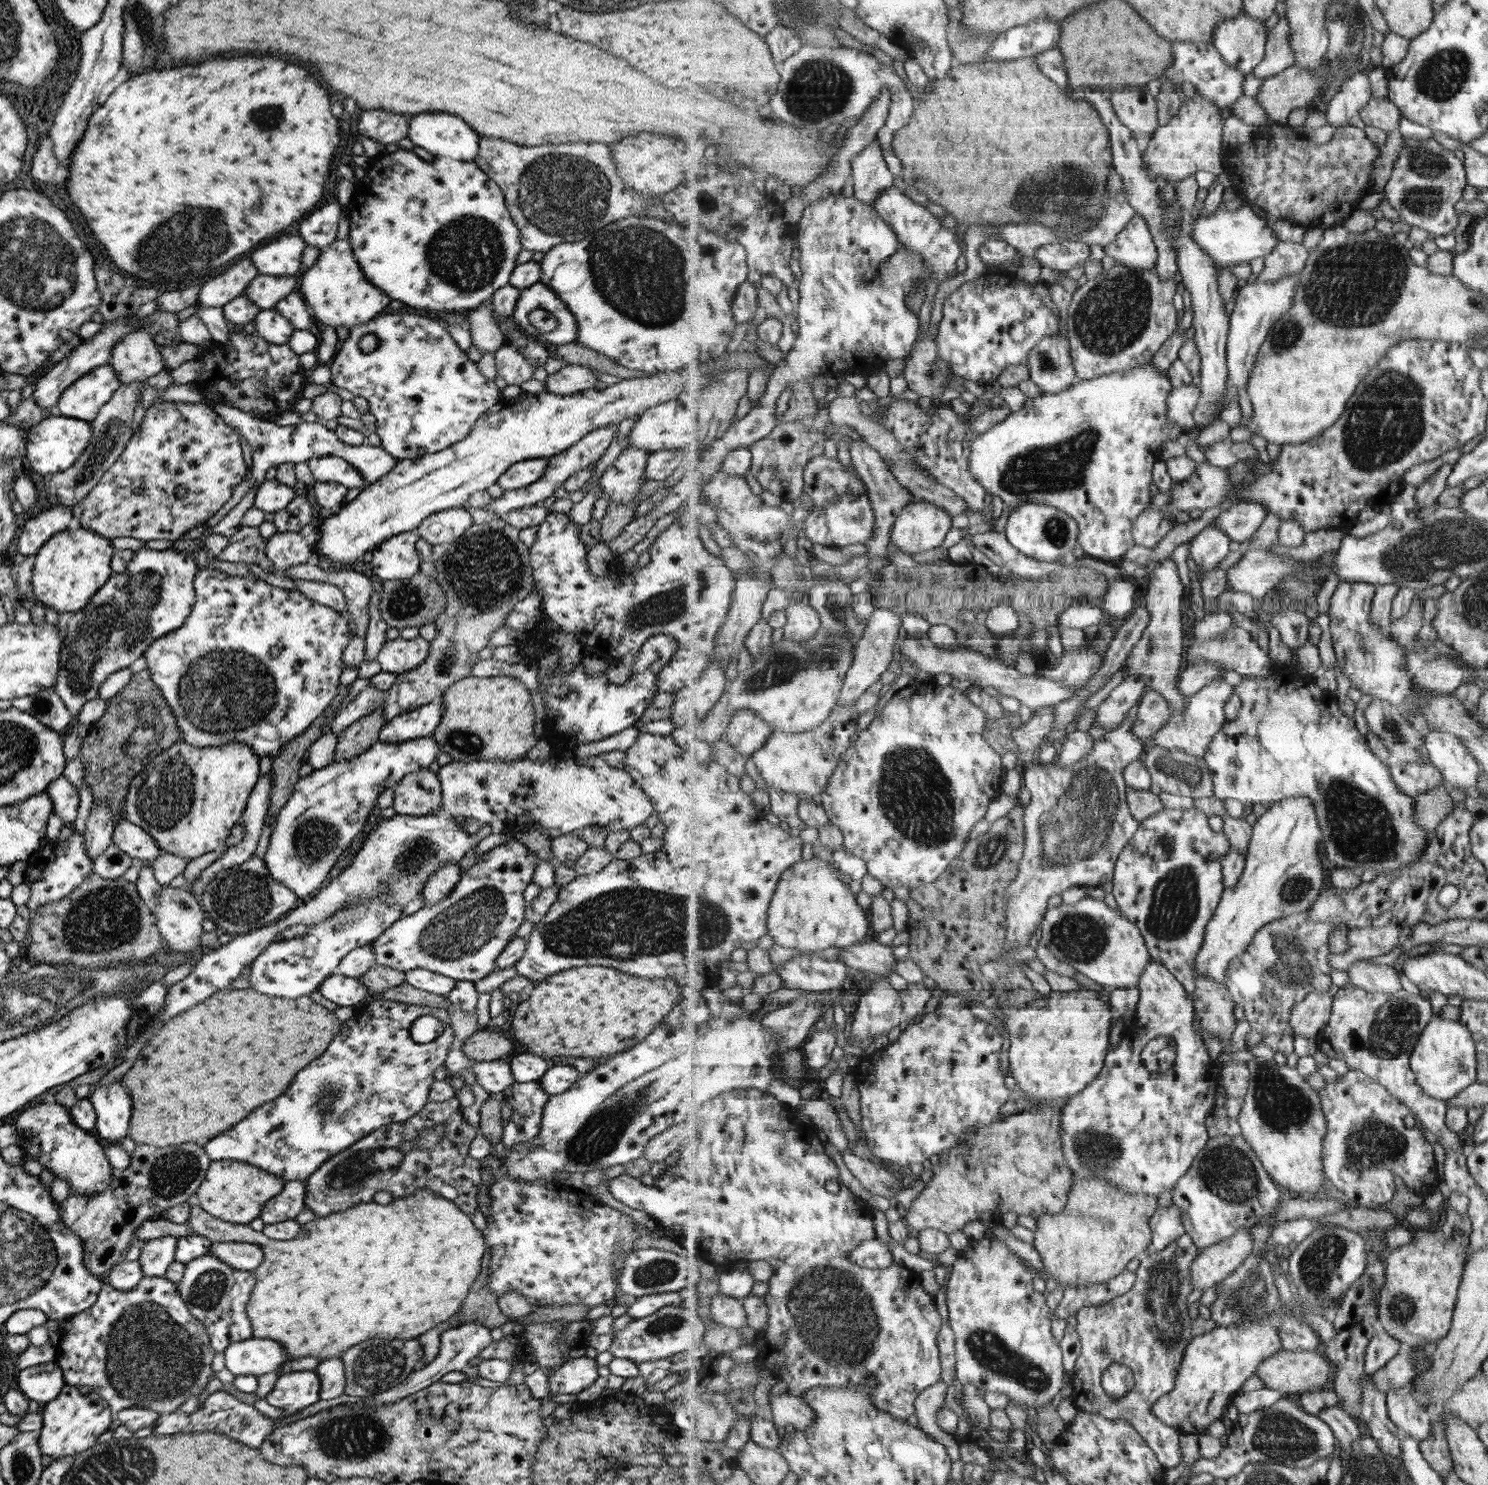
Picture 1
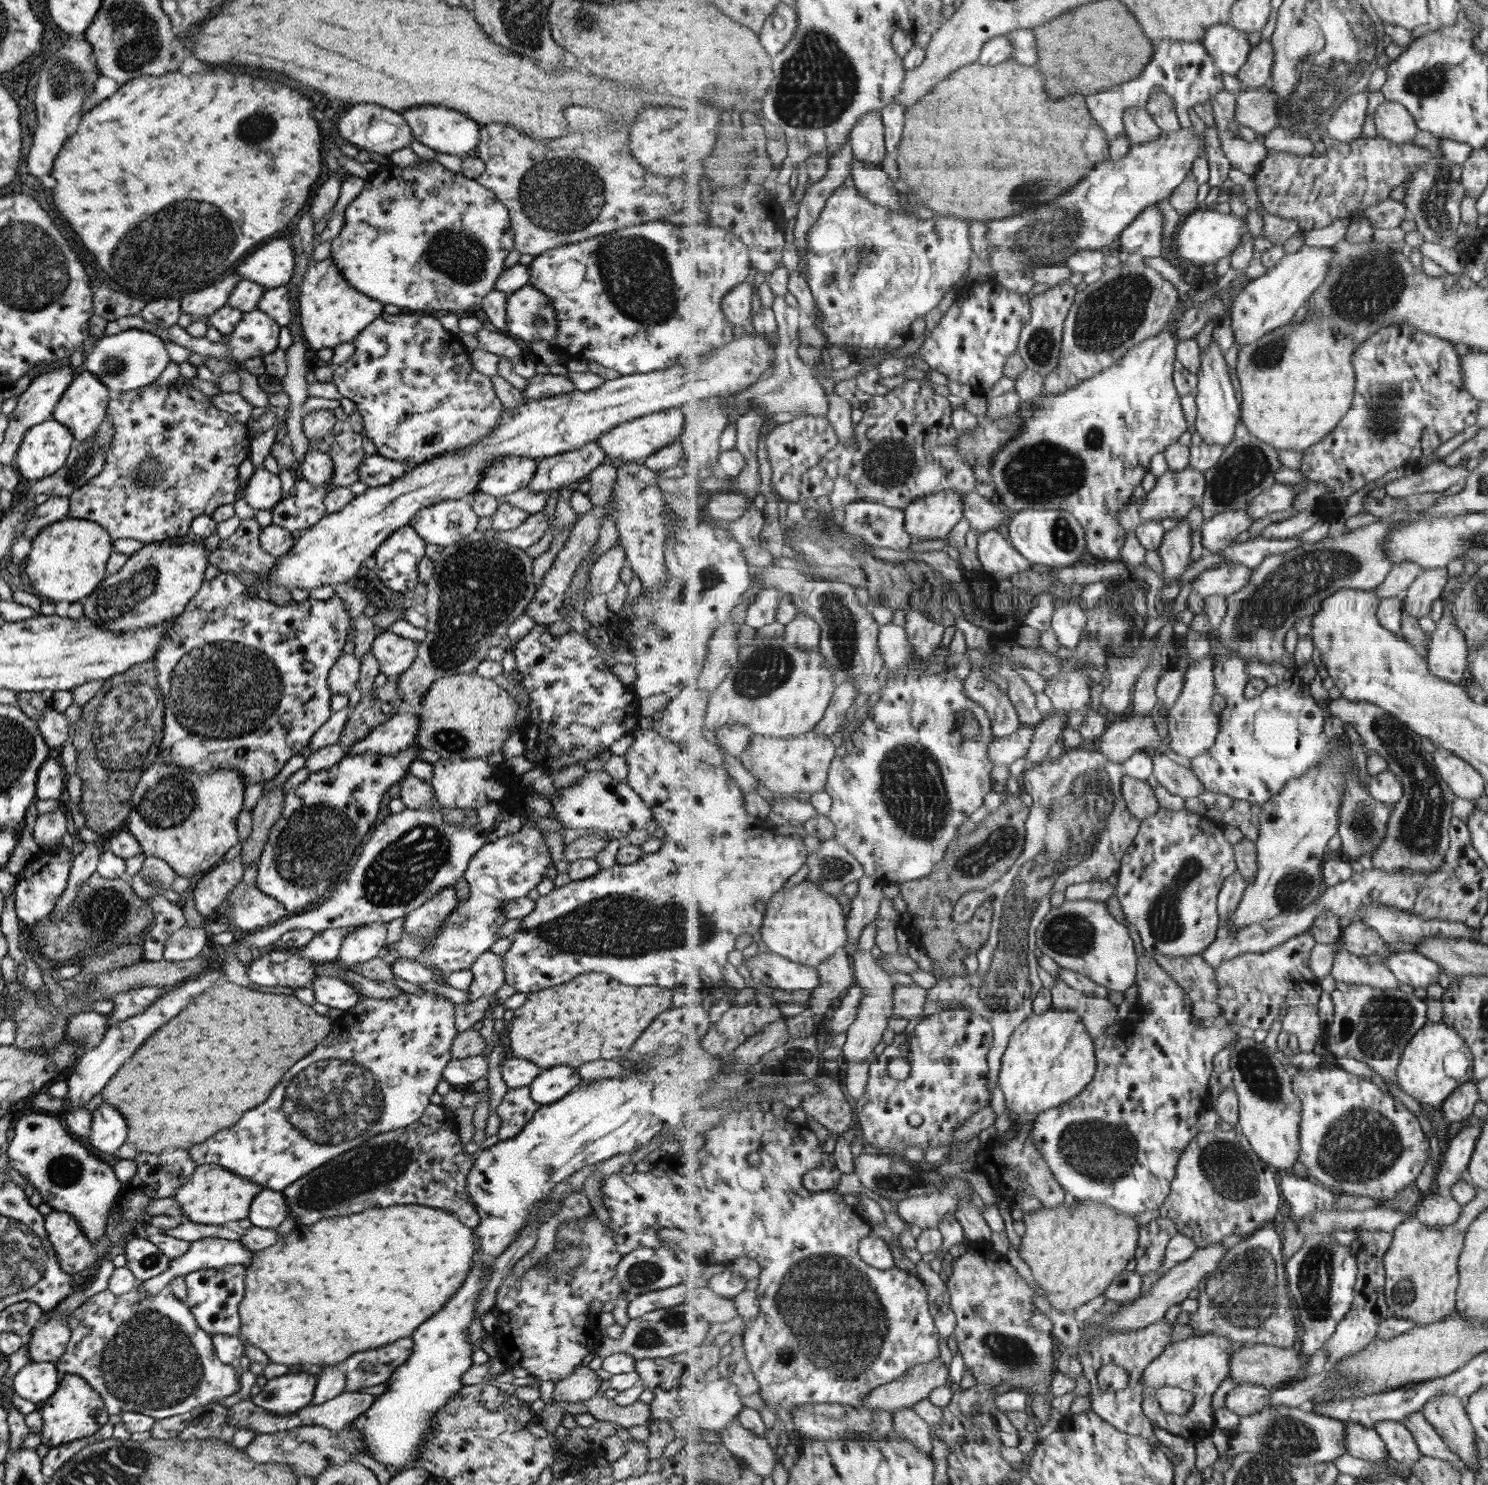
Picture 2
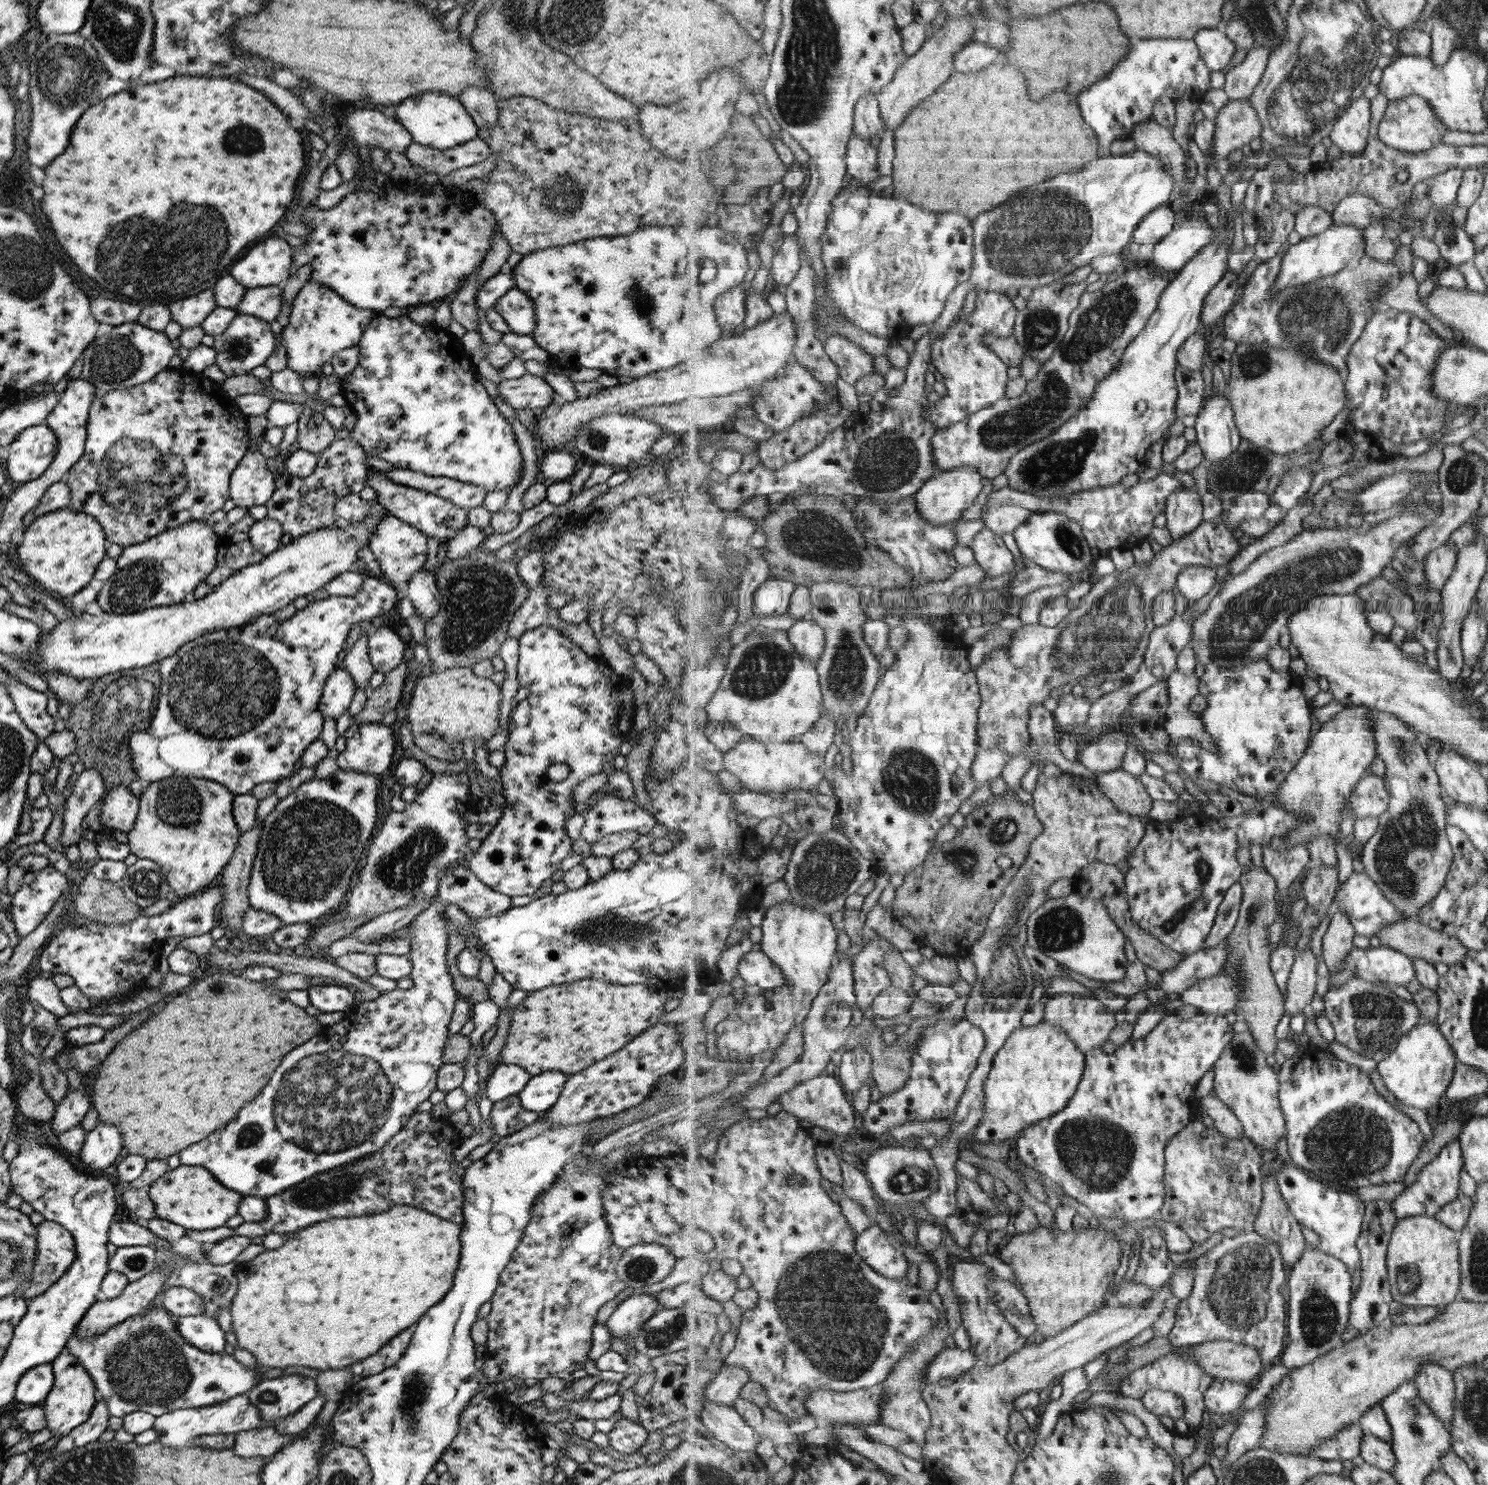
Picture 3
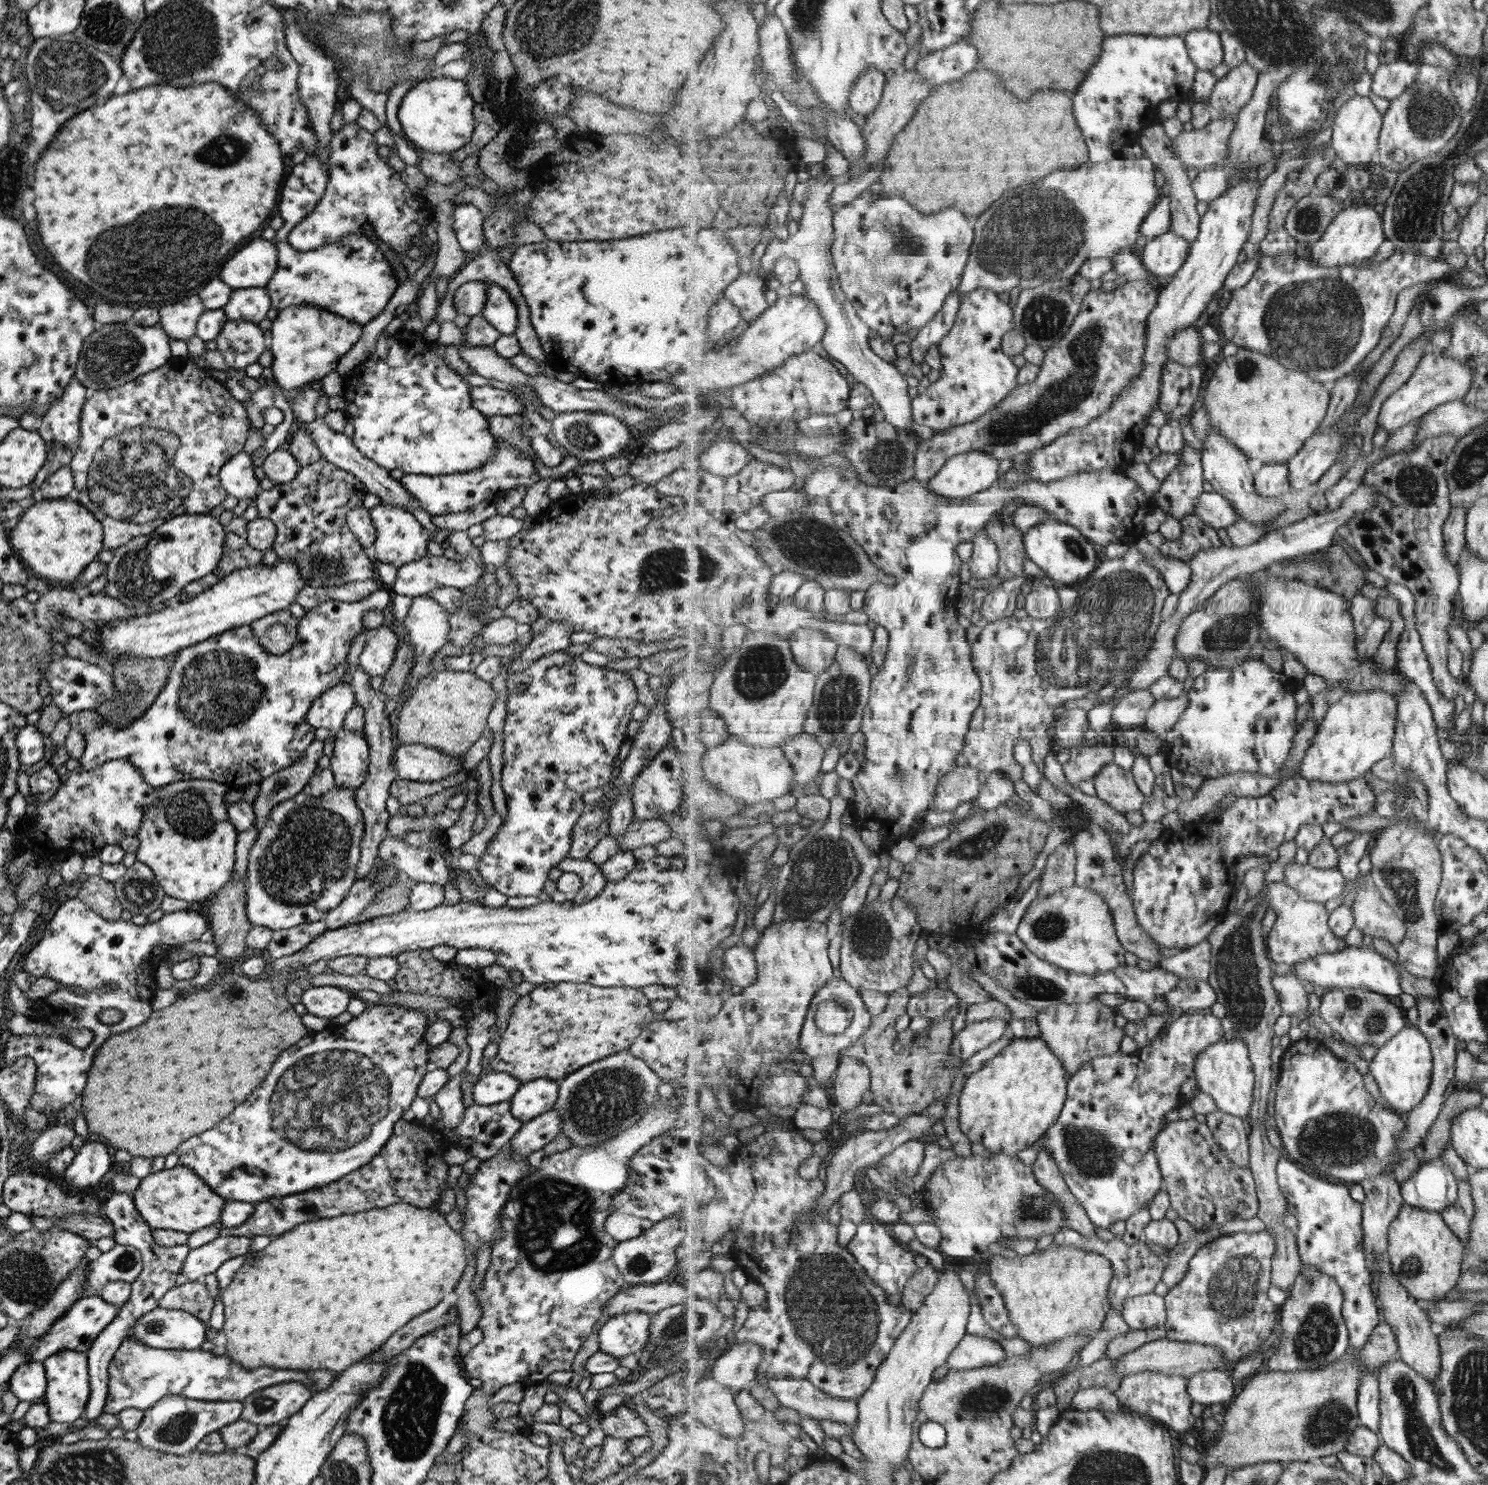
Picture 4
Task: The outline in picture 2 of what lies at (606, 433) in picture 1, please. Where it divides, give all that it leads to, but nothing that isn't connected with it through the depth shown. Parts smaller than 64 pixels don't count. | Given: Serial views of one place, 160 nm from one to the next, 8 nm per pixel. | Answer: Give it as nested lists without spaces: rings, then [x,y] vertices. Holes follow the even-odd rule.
[[[593,441],[573,451],[539,459],[526,489],[541,494],[576,485],[605,461],[603,451]]]

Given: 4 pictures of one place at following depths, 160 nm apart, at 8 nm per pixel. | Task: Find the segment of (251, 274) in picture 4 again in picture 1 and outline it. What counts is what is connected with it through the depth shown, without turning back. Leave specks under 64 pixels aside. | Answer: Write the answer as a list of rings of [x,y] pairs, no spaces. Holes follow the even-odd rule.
[[[298,233],[278,235],[269,244],[250,252],[247,257],[259,275],[291,276],[299,272],[301,252],[305,247]]]

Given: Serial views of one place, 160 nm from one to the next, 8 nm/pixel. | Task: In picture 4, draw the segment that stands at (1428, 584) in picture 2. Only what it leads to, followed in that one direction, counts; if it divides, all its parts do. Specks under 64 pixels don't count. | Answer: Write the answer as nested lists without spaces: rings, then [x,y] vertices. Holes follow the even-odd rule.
[[[1465,506],[1452,508],[1452,514],[1443,527],[1443,534],[1446,540],[1446,549],[1448,557],[1453,564],[1458,566],[1460,572],[1460,554],[1468,544],[1466,539],[1468,510]]]

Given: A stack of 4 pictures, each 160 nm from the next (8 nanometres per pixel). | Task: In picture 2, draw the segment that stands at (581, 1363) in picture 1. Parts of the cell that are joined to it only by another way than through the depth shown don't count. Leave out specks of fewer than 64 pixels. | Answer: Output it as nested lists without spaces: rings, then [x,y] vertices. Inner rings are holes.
[[[579,1364],[569,1376],[554,1383],[551,1399],[571,1404],[588,1400],[597,1393],[601,1381],[594,1370]]]

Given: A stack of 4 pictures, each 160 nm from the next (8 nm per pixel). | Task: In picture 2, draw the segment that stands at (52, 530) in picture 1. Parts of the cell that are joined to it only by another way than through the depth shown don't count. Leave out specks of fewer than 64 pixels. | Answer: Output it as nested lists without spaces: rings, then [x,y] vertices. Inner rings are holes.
[[[51,495],[43,504],[36,506],[33,516],[23,523],[23,538],[30,541],[49,524],[65,520],[68,512],[68,497]]]

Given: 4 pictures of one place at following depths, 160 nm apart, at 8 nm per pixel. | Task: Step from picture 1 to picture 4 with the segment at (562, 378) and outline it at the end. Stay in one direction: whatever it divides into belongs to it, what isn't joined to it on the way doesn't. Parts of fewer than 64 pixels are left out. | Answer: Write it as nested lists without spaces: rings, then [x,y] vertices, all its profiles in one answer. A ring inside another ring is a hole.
[[[491,384],[471,387],[469,389],[469,398],[470,405],[487,417],[495,416],[496,414],[499,414],[499,416],[511,417],[511,415],[517,415],[524,412],[523,407],[521,407],[521,403],[518,401],[518,398],[516,398],[514,392],[493,388]]]

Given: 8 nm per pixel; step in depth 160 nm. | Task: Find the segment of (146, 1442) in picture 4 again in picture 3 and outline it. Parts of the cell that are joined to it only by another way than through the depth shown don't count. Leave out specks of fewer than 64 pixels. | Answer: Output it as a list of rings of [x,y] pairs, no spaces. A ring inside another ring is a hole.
[[[245,1393],[235,1396],[219,1404],[211,1404],[201,1408],[193,1408],[191,1410],[173,1410],[173,1412],[165,1412],[161,1416],[155,1417],[152,1429],[157,1435],[157,1440],[169,1448],[185,1448],[192,1444],[193,1439],[203,1435],[234,1435],[237,1432],[245,1430],[253,1430],[253,1428],[263,1428],[263,1426],[275,1426],[273,1421],[263,1421],[259,1417],[259,1412],[249,1403]]]

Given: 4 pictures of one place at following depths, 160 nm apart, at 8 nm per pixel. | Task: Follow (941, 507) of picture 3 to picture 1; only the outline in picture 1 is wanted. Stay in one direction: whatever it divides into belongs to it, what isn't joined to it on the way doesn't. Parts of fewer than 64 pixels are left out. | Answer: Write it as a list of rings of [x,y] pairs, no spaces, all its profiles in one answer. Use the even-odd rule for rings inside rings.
[[[917,500],[899,514],[891,542],[906,554],[933,550],[947,538],[951,517],[945,508]]]

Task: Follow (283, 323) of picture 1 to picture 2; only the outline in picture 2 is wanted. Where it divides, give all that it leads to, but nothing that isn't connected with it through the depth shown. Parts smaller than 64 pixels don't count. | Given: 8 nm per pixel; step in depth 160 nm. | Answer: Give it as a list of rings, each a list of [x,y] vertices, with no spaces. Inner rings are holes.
[[[255,308],[242,313],[239,322],[234,324],[232,331],[226,336],[226,341],[221,339],[218,342],[210,342],[205,339],[204,336],[201,338],[191,338],[184,328],[176,324],[169,328],[159,328],[159,326],[155,326],[155,324],[145,322],[145,320],[138,315],[123,316],[123,318],[117,318],[117,320],[112,320],[111,322],[108,321],[104,329],[107,335],[117,334],[128,328],[141,329],[149,331],[149,333],[158,336],[162,340],[173,342],[173,344],[177,344],[177,346],[184,346],[191,350],[191,352],[195,352],[195,354],[213,356],[213,358],[227,358],[227,356],[230,356],[234,358],[236,362],[243,363],[243,360],[246,358],[254,356],[262,357],[263,355],[273,352],[277,348],[277,333],[279,327],[280,326],[272,318],[269,318],[264,312]]]

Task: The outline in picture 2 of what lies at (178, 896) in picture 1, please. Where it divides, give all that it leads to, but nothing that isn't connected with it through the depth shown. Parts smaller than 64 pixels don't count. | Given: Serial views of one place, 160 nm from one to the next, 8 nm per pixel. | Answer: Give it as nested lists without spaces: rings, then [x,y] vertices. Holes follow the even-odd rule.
[[[185,924],[165,941],[162,960],[168,962],[192,960],[195,956],[204,953],[207,948],[206,942],[207,934],[204,926],[188,928]]]

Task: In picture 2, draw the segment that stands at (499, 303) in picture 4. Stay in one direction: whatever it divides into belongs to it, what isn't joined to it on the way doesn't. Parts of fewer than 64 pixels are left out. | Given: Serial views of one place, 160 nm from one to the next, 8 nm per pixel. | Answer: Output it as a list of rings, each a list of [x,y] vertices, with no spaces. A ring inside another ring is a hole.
[[[525,284],[515,290],[515,292],[508,294],[506,296],[505,312],[506,332],[514,334],[523,341],[541,341],[552,346],[556,333],[557,319],[552,306],[548,303],[547,297],[540,290]],[[537,318],[542,318],[545,326],[537,328],[537,324],[535,324]]]

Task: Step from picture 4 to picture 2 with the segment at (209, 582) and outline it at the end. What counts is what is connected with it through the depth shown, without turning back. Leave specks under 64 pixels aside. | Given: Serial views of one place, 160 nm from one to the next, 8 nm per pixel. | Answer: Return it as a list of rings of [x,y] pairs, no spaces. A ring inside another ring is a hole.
[[[254,518],[240,520],[237,528],[208,553],[208,562],[221,572],[253,572],[266,575],[275,565],[275,557],[267,554],[258,543],[260,527]]]

